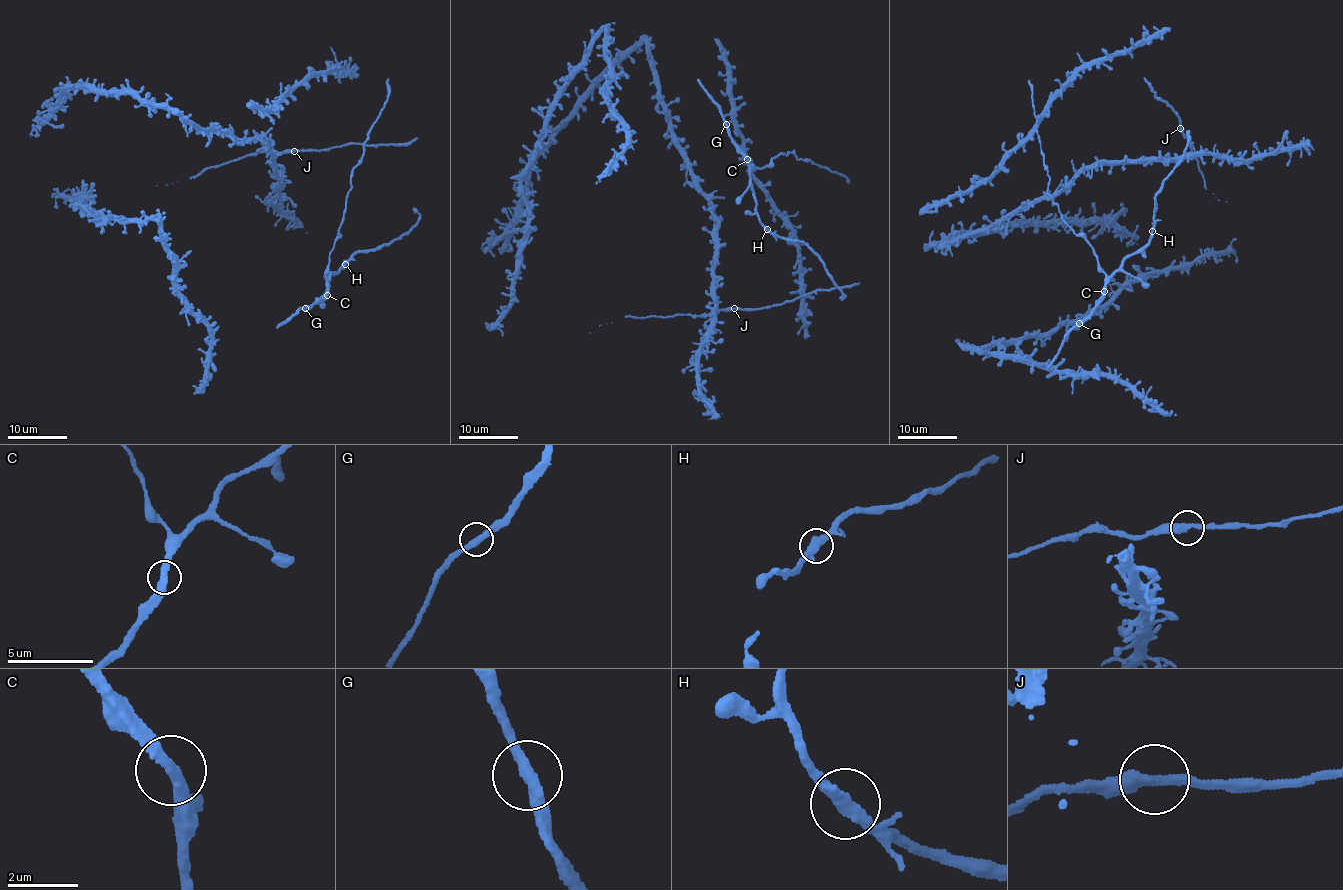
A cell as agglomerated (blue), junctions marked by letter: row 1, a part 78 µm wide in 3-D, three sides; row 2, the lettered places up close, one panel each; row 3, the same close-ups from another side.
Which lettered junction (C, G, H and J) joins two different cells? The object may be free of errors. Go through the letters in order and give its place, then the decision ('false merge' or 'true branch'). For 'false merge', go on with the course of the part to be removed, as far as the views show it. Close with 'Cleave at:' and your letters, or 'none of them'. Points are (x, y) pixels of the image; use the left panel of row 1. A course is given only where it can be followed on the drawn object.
C: place (327, 295); true branch
G: place (305, 308); true branch
H: place (345, 264); true branch
J: place (294, 151); true branch
Cleave at: none of them

